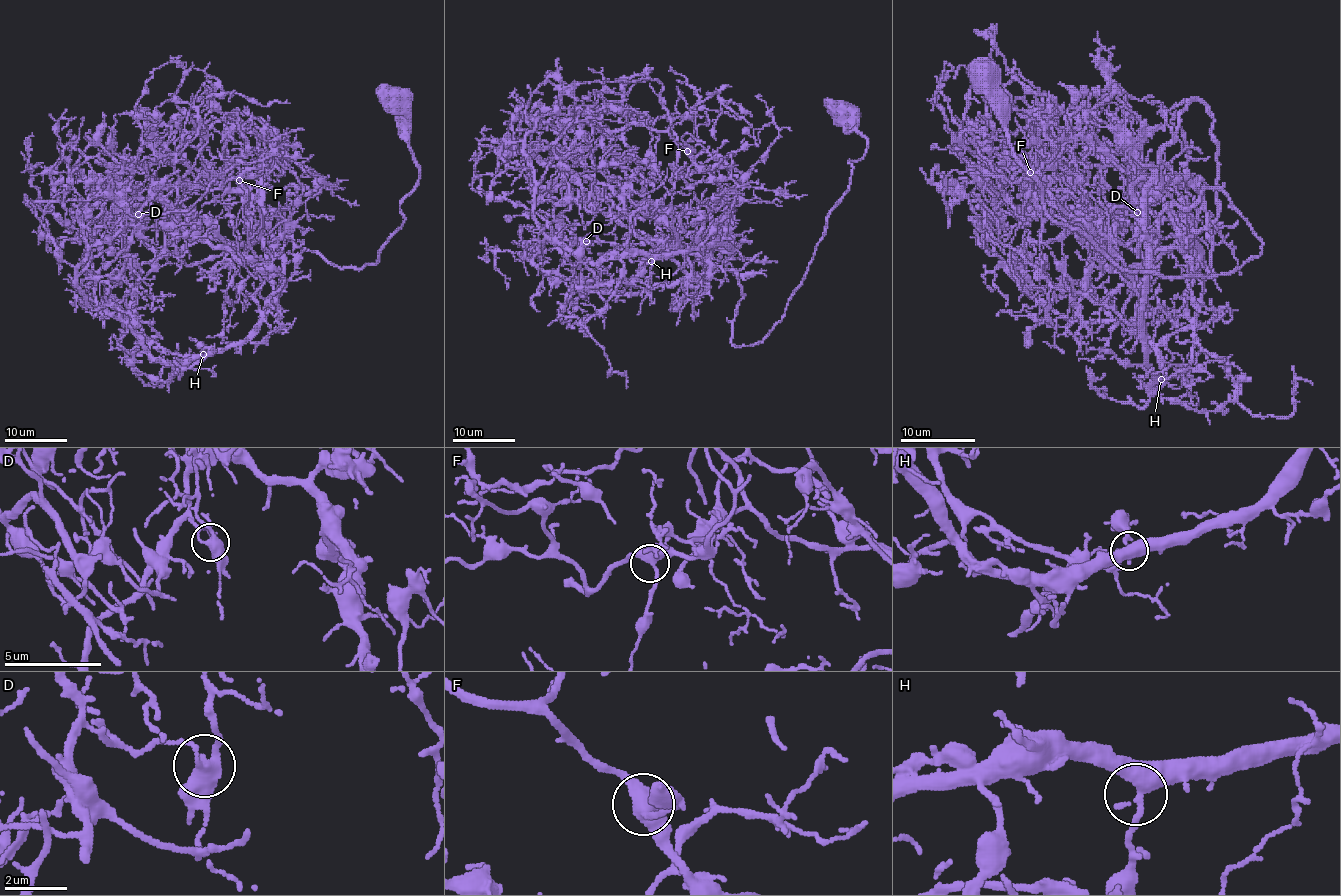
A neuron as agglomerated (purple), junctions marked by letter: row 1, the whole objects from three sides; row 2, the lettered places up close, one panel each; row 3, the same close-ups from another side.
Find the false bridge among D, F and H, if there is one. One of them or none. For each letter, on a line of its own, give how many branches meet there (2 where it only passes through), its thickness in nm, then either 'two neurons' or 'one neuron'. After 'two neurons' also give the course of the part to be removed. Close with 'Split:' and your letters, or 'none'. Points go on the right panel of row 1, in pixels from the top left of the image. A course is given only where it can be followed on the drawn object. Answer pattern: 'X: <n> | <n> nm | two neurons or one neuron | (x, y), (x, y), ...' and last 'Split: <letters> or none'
D: 3 | 400 nm | two neurons | (1137, 213), (1155, 388), (1163, 359), (1135, 317), (1148, 241), (1195, 284)
F: 3 | 380 nm | one neuron
H: 3 | 400 nm | one neuron
Split: D

